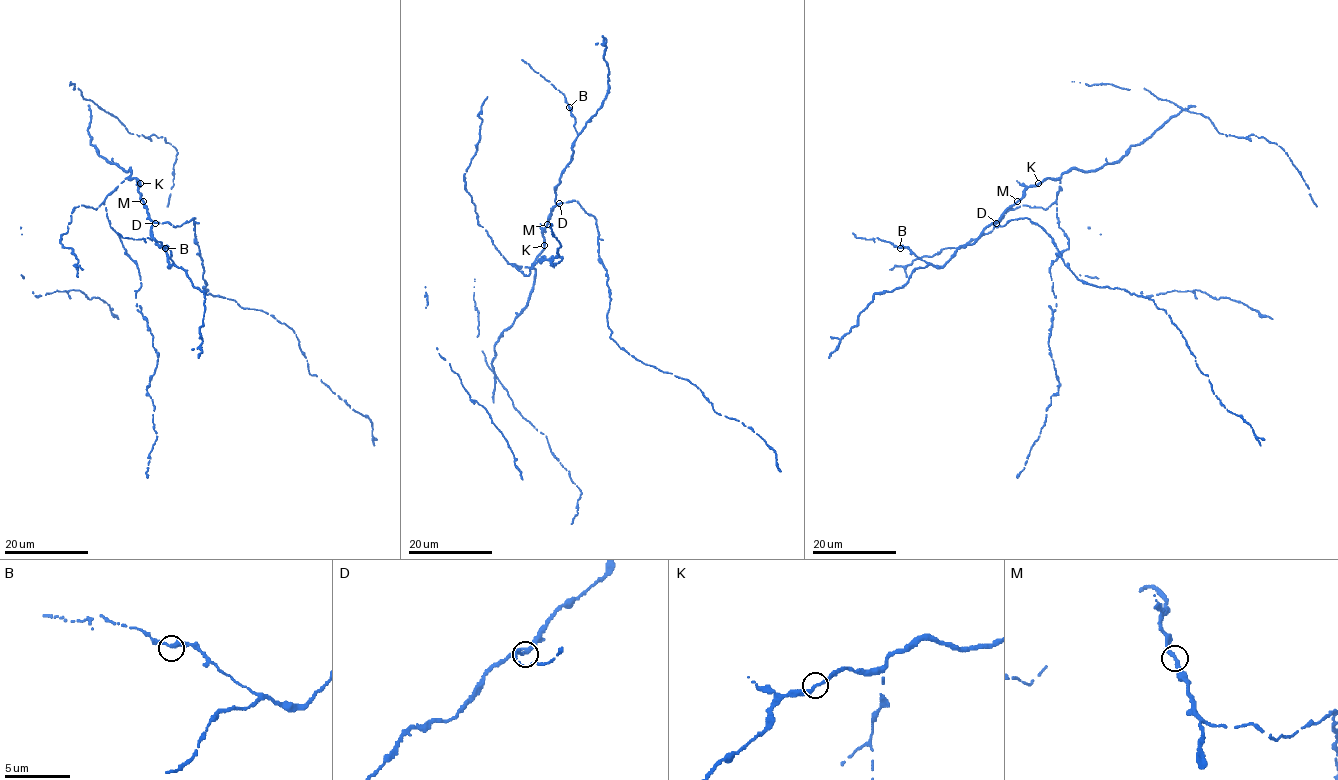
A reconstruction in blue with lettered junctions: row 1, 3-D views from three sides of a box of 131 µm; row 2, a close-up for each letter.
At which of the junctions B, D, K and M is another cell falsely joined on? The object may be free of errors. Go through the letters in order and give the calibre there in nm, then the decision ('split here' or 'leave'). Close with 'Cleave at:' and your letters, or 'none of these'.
B: 300 nm thick; leave
D: 280 nm thick; leave
K: 280 nm thick; leave
M: 280 nm thick; leave
Cleave at: none of these

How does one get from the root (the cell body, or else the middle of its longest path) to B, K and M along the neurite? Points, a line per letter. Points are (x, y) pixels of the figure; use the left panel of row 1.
B: (163, 223), (151, 222), (151, 236), (165, 250), (170, 266), (173, 263), (171, 251), (165, 248)
K: (163, 223), (149, 218), (139, 195), (139, 183)
M: (163, 223), (149, 218), (143, 201)

